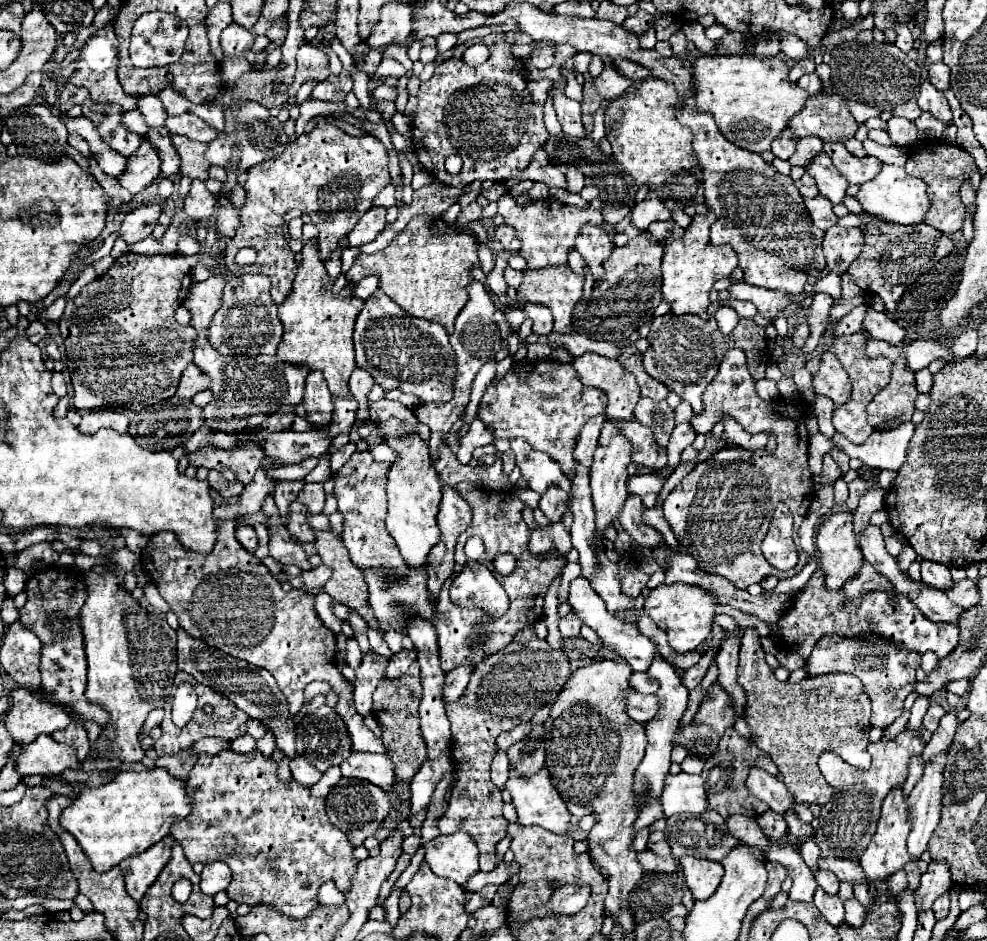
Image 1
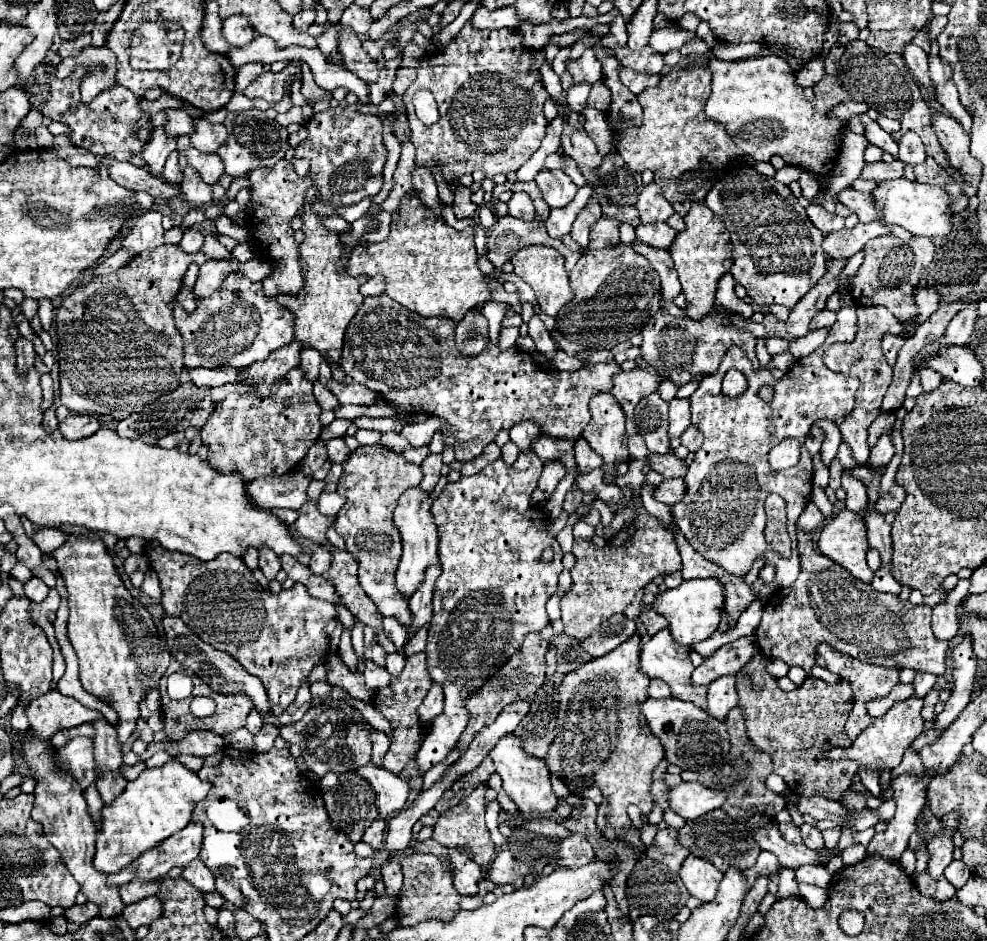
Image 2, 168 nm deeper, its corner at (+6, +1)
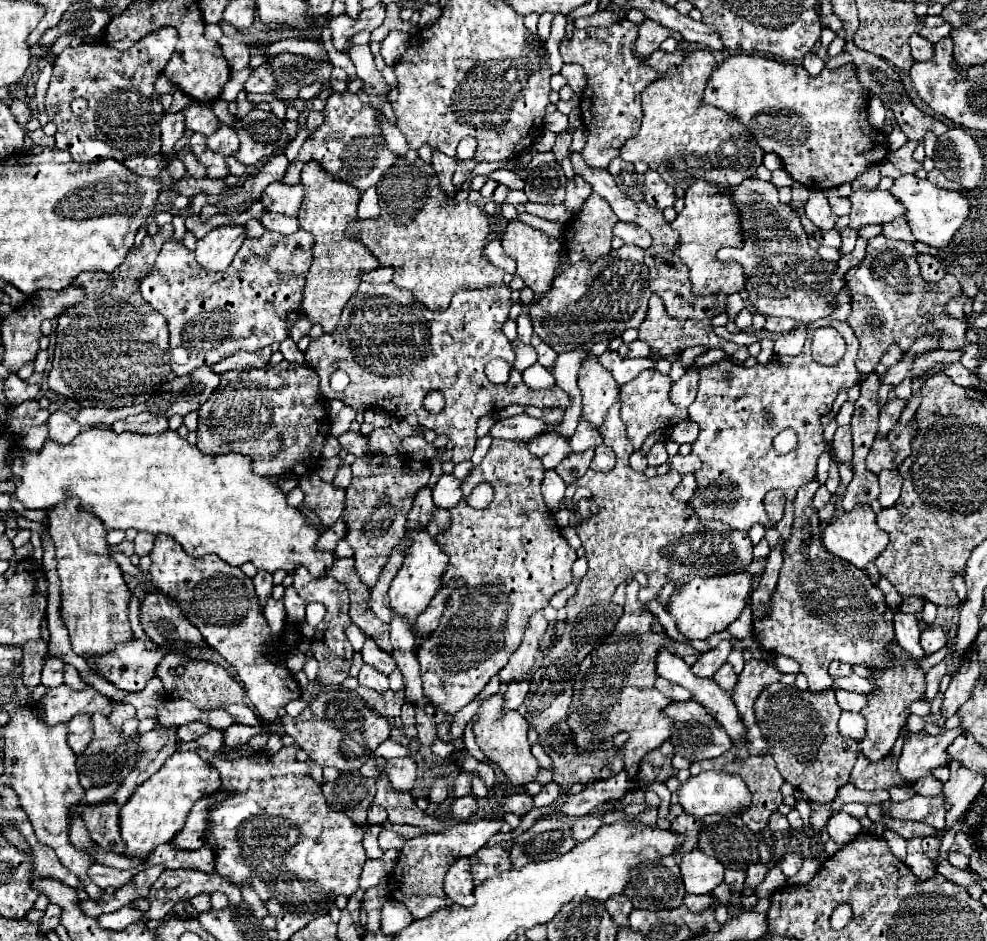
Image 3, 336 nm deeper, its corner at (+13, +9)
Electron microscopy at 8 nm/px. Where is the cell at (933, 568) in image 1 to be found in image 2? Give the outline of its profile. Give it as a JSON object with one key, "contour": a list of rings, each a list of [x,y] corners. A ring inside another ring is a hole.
{"contour":[[[960,579],[957,586],[942,595],[942,601],[932,607],[932,631],[936,639],[952,639],[956,631],[956,619],[958,619],[958,601],[968,595],[970,579]]]}

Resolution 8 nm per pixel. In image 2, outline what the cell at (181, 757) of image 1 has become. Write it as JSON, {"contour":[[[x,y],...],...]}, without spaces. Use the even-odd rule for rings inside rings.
{"contour":[[[194,731],[194,735],[188,735],[186,739],[178,741],[178,743],[150,743],[148,749],[139,755],[141,761],[146,761],[158,753],[158,751],[166,751],[172,757],[176,755],[196,755],[196,757],[208,757],[216,751],[220,751],[224,747],[224,739],[212,731]]]}

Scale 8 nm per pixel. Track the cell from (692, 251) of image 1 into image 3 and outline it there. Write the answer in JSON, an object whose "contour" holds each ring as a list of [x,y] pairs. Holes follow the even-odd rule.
{"contour":[[[695,181],[685,193],[685,209],[671,223],[679,231],[679,247],[675,255],[689,267],[689,277],[693,283],[695,295],[711,295],[725,291],[727,295],[739,293],[745,287],[745,271],[741,265],[727,263],[723,265],[717,259],[721,247],[739,247],[743,245],[743,229],[737,213],[737,205],[731,203],[731,197],[725,195],[721,185],[709,185],[707,181]]]}

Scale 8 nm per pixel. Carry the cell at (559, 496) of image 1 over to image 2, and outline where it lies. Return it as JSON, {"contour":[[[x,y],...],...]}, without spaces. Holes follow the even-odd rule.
{"contour":[[[558,461],[546,463],[544,471],[542,471],[540,479],[538,479],[538,489],[544,489],[548,495],[552,495],[554,489],[556,489],[556,485],[560,483],[560,479],[564,475],[566,475],[566,469],[564,469],[562,463],[558,463]]]}

